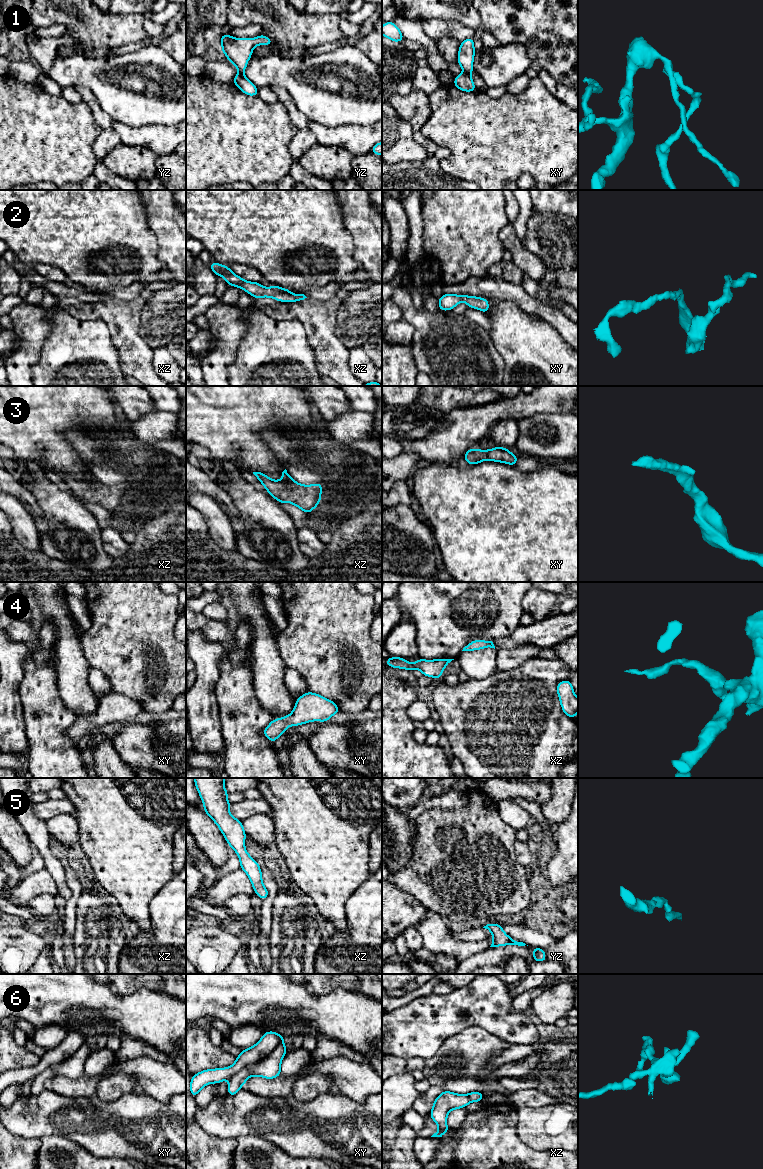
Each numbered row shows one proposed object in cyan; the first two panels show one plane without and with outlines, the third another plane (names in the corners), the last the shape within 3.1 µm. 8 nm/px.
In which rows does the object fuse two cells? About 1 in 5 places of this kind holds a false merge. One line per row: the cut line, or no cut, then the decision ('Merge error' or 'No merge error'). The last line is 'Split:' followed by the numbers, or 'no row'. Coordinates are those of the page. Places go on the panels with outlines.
1: Split along xy (465, 71), (469, 74). Merge error
2: No split. No merge error
3: No split. No merge error
4: No split. No merge error
5: No split. No merge error
6: Split along xy (282, 1041), (264, 1058), (257, 1062), (246, 1064), (230, 1078). Merge error
Split: 1, 6

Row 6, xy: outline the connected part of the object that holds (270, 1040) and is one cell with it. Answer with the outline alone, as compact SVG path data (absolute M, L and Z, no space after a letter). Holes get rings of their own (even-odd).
M264 1032L259 1042L250 1048L244 1049L233 1065L227 1068L203 1070L192 1075L190 1083L191 1095L195 1098L198 1092L207 1084L218 1084L223 1080L231 1078L246 1065L258 1063L265 1059L284 1040L283 1036L276 1032Z

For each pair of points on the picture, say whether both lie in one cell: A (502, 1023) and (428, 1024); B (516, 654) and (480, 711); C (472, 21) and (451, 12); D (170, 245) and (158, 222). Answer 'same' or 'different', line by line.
A: same
B: different
C: same
D: same

